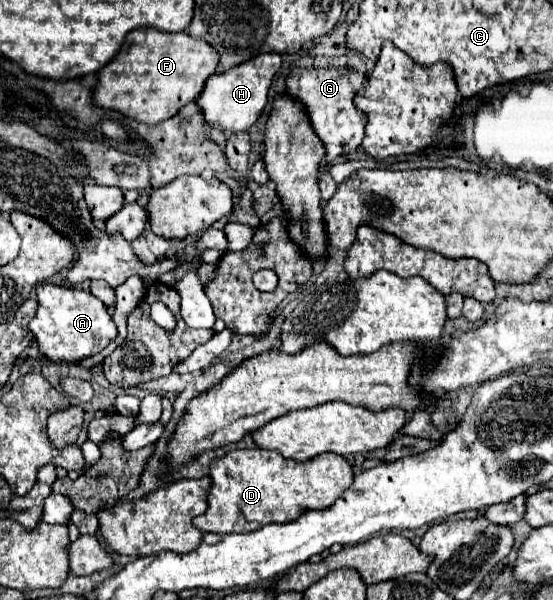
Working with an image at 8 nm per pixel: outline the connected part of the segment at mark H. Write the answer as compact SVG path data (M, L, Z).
M270 52L270 54L260 54L256 58L250 58L248 62L232 66L224 72L214 72L208 78L200 98L196 100L206 122L218 126L220 130L230 130L230 132L248 130L258 120L258 116L262 114L268 102L268 90L280 64L282 64L280 54Z

